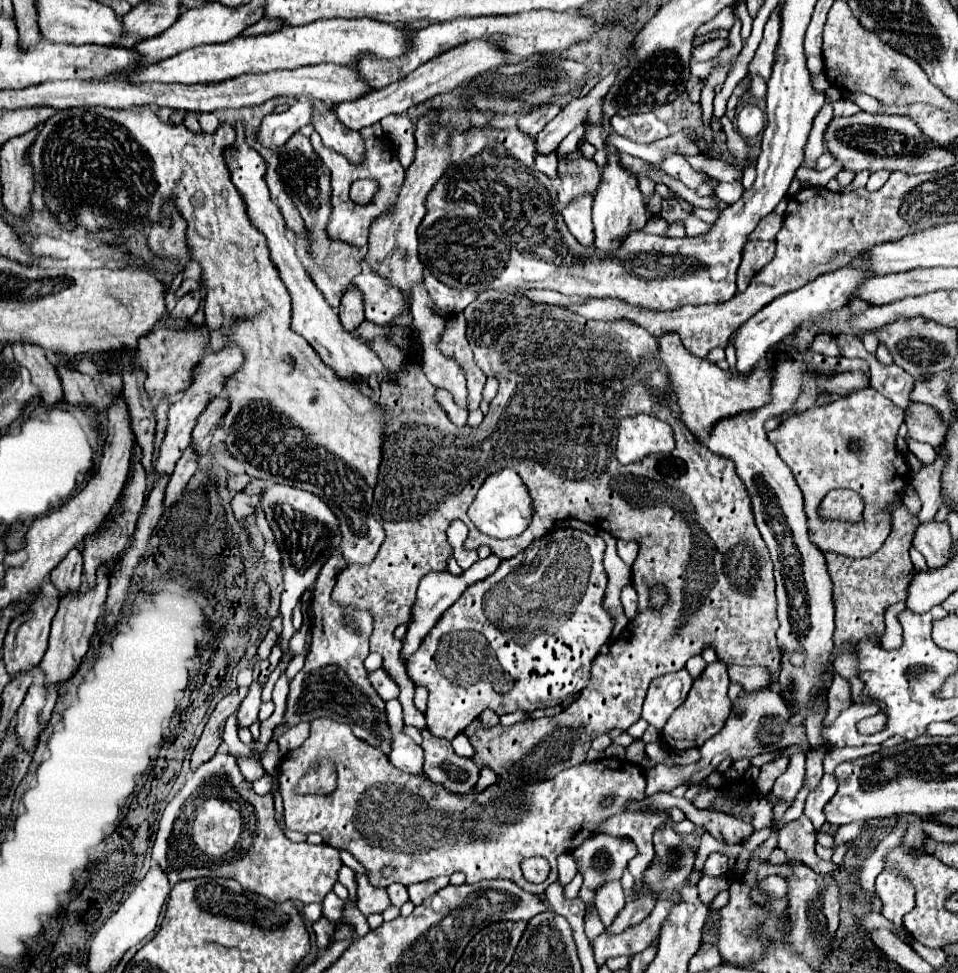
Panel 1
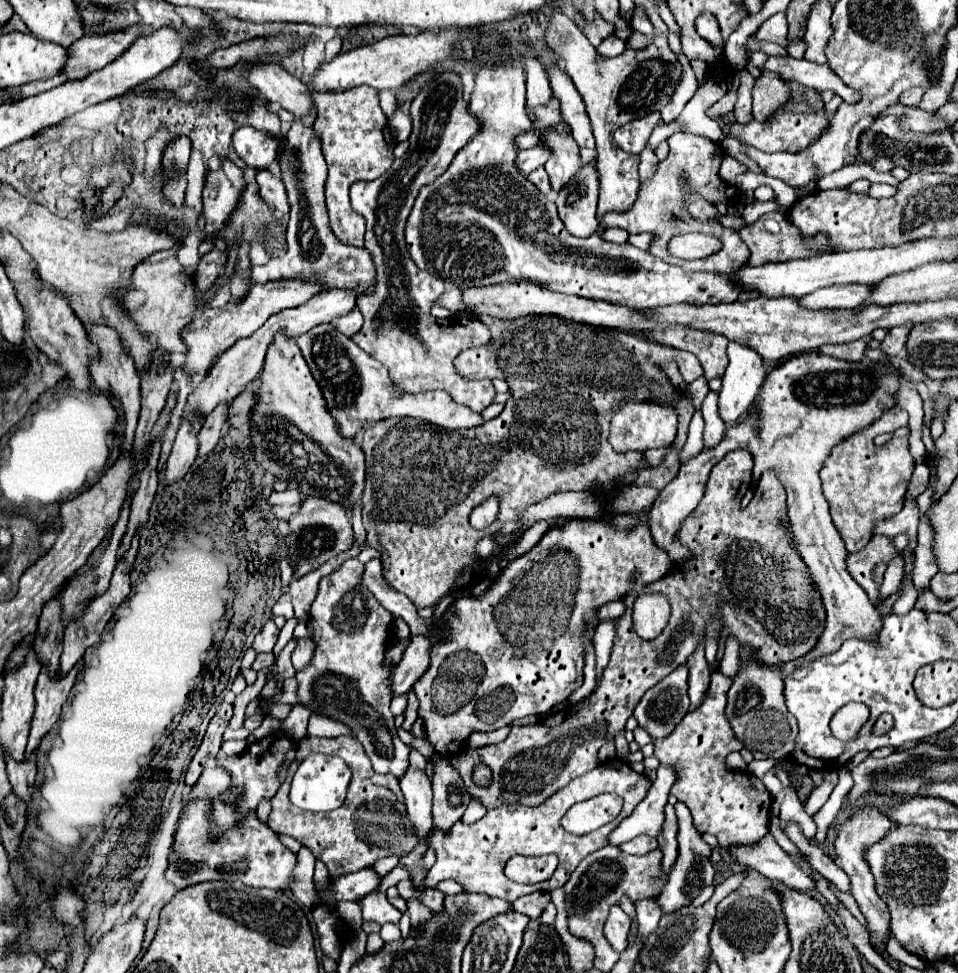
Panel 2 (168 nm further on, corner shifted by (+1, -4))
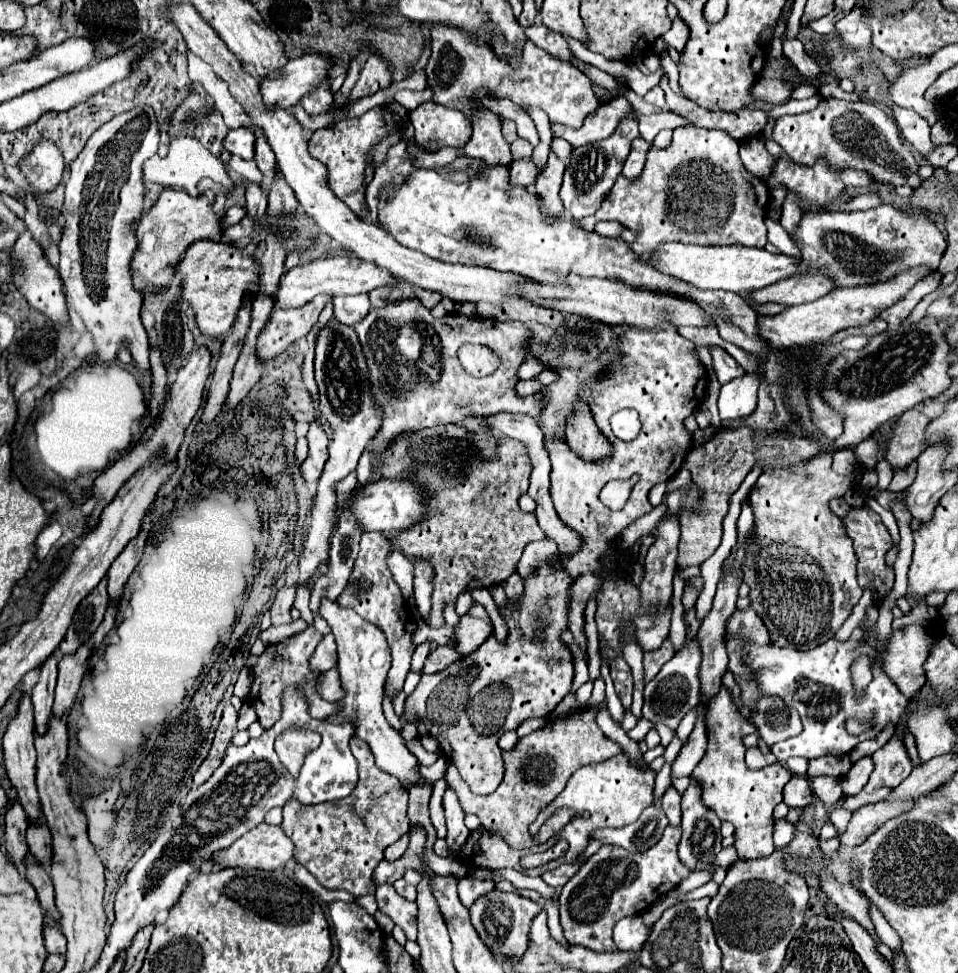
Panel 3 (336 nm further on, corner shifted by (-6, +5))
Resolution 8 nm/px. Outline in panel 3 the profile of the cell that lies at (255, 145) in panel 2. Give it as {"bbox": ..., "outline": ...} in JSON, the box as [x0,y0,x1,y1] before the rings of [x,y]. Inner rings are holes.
{"bbox":[223,128,255,160],"outline":[[[237,128],[237,130],[229,130],[227,136],[223,138],[223,148],[229,154],[241,156],[243,160],[253,160],[255,156],[255,148],[253,148],[255,140],[251,136],[251,130],[247,128]]]}

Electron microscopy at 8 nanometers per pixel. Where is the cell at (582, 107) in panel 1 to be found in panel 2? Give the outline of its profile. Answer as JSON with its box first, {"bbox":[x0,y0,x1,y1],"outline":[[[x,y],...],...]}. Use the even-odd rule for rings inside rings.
{"bbox":[516,145,550,175],"outline":[[[536,145],[536,147],[530,147],[530,149],[524,149],[518,153],[516,157],[516,167],[530,175],[534,169],[542,167],[546,161],[550,159],[550,149],[544,147],[544,145]]]}

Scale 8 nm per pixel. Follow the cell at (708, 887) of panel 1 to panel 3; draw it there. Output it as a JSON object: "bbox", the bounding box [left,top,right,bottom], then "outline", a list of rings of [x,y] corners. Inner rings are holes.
{"bbox":[679,880,719,902],"outline":[[[711,880],[711,882],[707,882],[707,884],[703,884],[701,888],[679,896],[679,902],[683,902],[683,900],[699,900],[699,898],[713,898],[713,896],[717,894],[717,888],[719,888],[719,884],[715,884],[715,882]]]}

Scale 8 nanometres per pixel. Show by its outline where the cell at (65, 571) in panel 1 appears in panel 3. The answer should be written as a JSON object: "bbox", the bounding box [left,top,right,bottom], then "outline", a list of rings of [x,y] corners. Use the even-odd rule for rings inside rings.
{"bbox":[33,656,57,736],"outline":[[[53,656],[47,658],[47,662],[41,664],[39,682],[33,688],[33,710],[35,710],[35,732],[43,736],[47,732],[47,724],[51,718],[51,706],[53,706],[53,690],[57,680],[57,660]]]}

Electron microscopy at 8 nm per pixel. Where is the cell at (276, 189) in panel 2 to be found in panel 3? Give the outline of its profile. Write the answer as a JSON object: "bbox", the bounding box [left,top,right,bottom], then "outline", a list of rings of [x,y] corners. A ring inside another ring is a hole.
{"bbox":[245,124,277,176],"outline":[[[245,124],[247,128],[253,130],[255,134],[255,162],[263,176],[275,176],[277,164],[275,164],[275,154],[271,152],[271,146],[267,144],[267,138],[263,136],[263,130],[255,124]]]}

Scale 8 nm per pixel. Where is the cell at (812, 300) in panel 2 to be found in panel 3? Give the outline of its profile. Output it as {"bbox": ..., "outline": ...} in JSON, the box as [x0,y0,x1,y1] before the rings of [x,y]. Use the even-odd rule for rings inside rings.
{"bbox":[749,274,835,306],"outline":[[[795,274],[787,280],[779,280],[767,288],[759,288],[749,292],[749,298],[755,304],[767,304],[767,302],[781,302],[785,306],[805,304],[811,300],[817,300],[819,296],[825,296],[835,286],[829,278],[821,274]]]}

